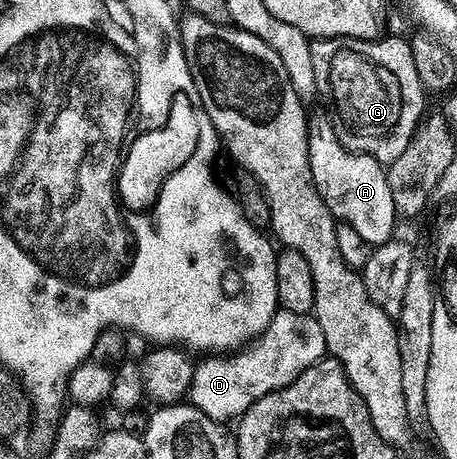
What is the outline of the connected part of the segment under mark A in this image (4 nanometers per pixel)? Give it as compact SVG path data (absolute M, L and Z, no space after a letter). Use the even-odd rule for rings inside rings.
M318 115L309 120L306 139L308 141L308 161L312 169L312 181L316 185L316 193L328 205L328 209L334 214L338 223L347 223L364 237L372 245L387 243L388 240L395 238L394 219L396 212L394 202L392 201L392 189L388 189L388 177L386 176L386 167L370 155L358 155L354 151L349 151L346 146L338 139L338 131L335 124L329 118Z

